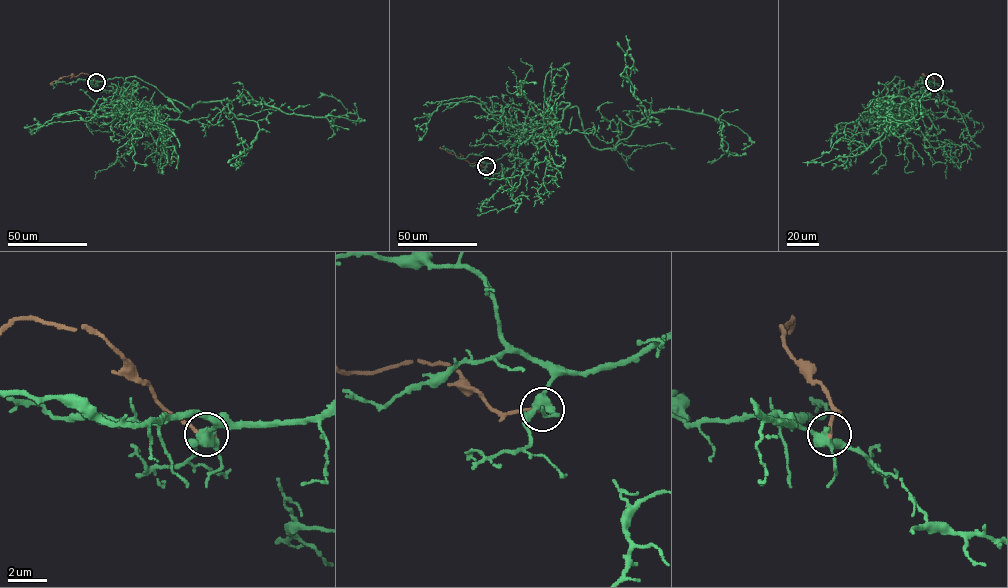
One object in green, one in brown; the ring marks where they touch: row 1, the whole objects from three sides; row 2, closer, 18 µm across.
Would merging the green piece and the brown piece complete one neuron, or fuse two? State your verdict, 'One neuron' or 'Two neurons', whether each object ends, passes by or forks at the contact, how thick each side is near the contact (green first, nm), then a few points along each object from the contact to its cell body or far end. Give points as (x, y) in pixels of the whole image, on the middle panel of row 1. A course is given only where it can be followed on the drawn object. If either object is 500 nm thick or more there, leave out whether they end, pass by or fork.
Two neurons. At the ring green forks. At the ring brown ends. Thickness 440 nm (green) against 240 nm. Course of green: (486, 166), (553, 130), (562, 102), (599, 149), (652, 113), (713, 116), (722, 149), (737, 154), (707, 163). Course of brown: (486, 166), (470, 163), (440, 147)

